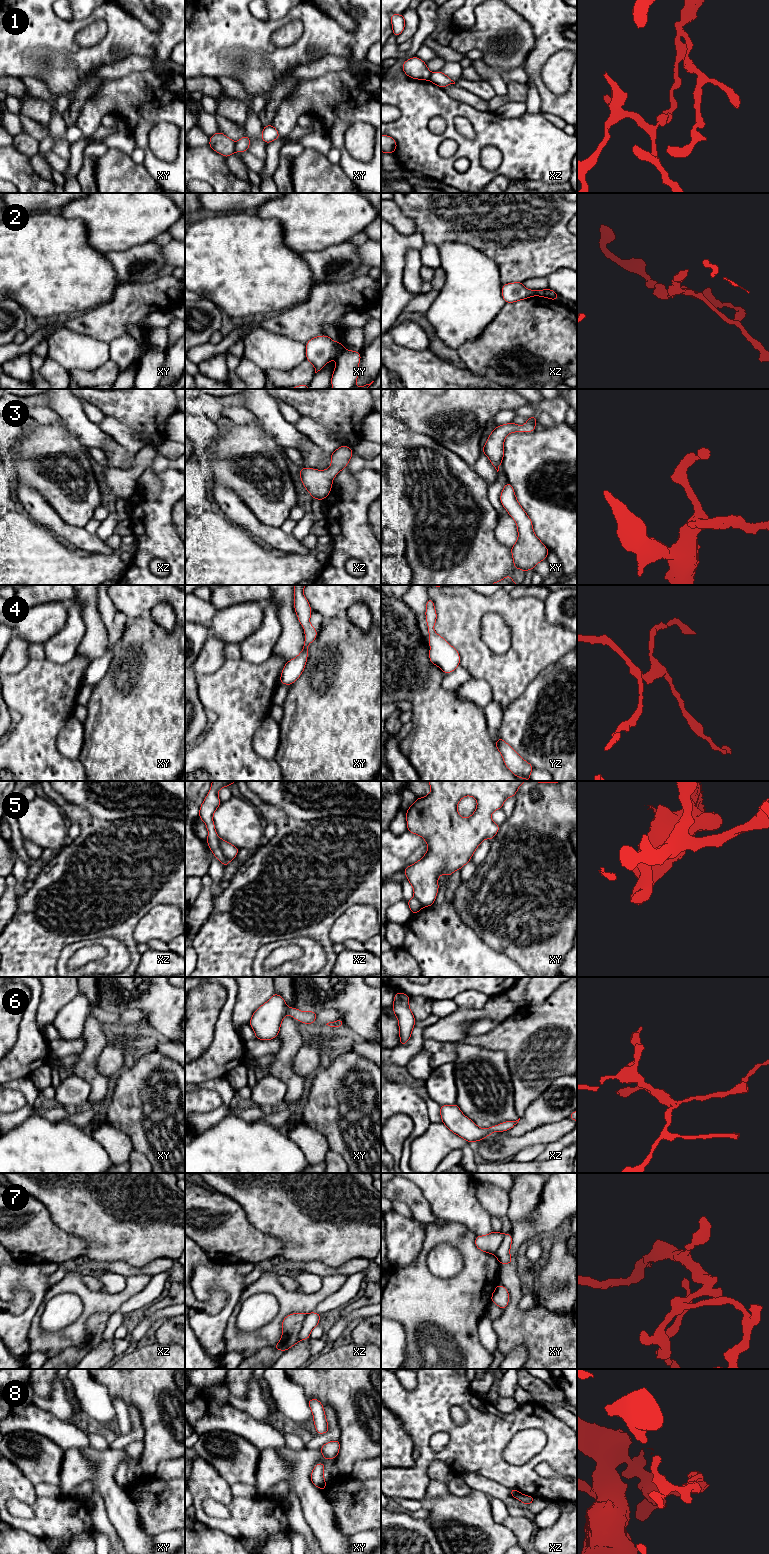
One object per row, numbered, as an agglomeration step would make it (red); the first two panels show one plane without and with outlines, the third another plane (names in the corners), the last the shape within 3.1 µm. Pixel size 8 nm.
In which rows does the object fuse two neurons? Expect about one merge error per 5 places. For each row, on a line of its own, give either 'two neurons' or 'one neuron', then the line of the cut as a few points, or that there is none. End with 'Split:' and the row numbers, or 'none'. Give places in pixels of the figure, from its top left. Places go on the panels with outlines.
1: two neurons; cut in xy along (234, 142), (235, 151)
2: two neurons; cut in xy along (344, 349), (335, 358)
3: one neuron; no cut
4: one neuron; no cut
5: two neurons; cut in xz along (218, 838), (220, 850), (229, 861)
6: one neuron; no cut
7: two neurons; cut in xz along (306, 1314), (298, 1339)
8: one neuron; no cut
Split: 1, 2, 5, 7

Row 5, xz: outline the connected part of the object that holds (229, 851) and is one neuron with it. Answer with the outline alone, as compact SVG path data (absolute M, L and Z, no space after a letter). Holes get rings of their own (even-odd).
M219 838L219 845L220 845L220 849L224 855L224 857L230 862L232 861L238 854L239 849L230 844L229 842Z

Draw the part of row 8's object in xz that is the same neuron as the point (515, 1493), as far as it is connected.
M510 1489L511 1497L517 1498L519 1501L523 1502L526 1506L534 1502L535 1497L527 1496L520 1493L517 1489Z

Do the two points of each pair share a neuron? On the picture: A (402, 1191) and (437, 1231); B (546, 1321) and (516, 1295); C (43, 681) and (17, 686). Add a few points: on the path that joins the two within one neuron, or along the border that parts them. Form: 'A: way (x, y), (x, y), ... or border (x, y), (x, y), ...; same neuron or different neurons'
A: border (448, 1222), (444, 1224), (426, 1224); different neurons
B: way (535, 1321), (527, 1321), (515, 1309), (515, 1306); same neuron
C: way (37, 686), (23, 686); same neuron

